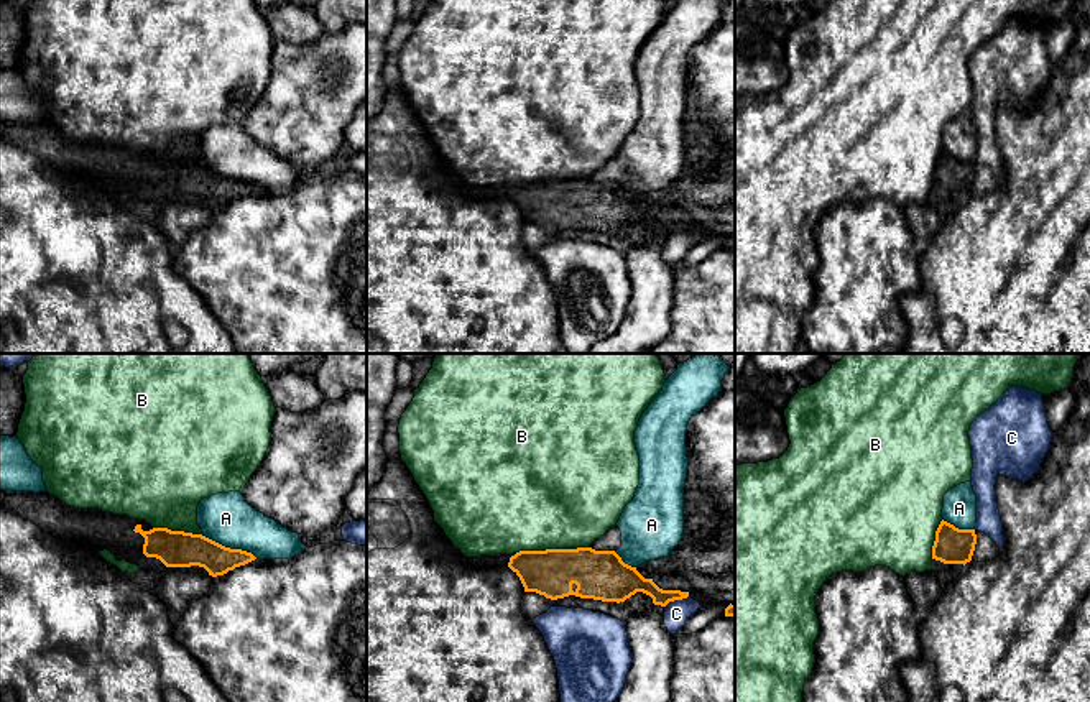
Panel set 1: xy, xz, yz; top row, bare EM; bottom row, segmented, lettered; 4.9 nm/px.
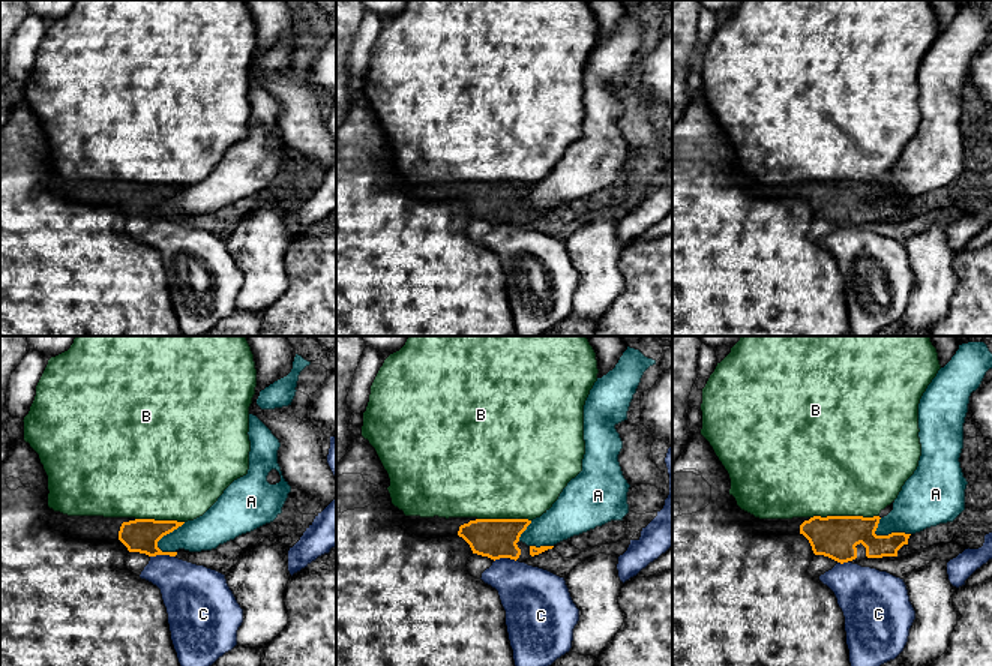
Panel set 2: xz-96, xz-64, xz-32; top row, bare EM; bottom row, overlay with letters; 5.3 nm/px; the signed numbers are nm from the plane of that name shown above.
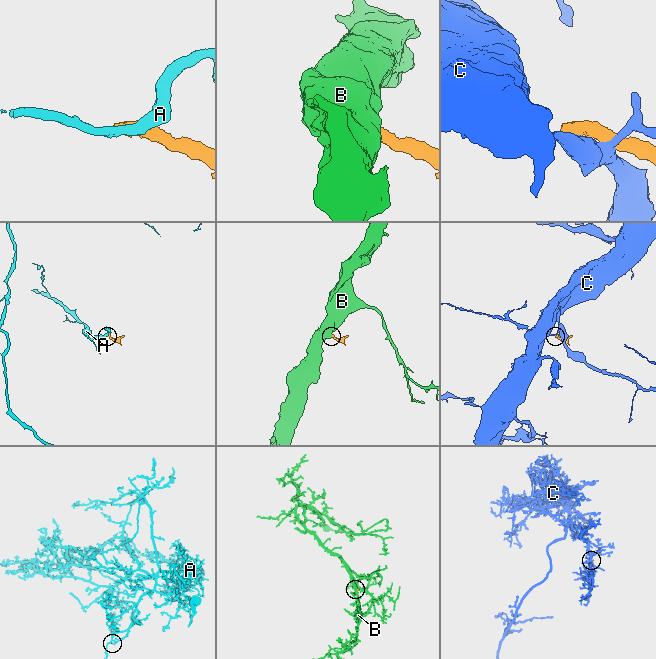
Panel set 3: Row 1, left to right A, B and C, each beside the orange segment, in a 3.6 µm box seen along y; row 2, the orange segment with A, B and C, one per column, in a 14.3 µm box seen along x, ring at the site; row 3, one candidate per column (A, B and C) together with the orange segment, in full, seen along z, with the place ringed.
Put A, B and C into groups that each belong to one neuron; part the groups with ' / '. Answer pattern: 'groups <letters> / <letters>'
groups A / B / C

